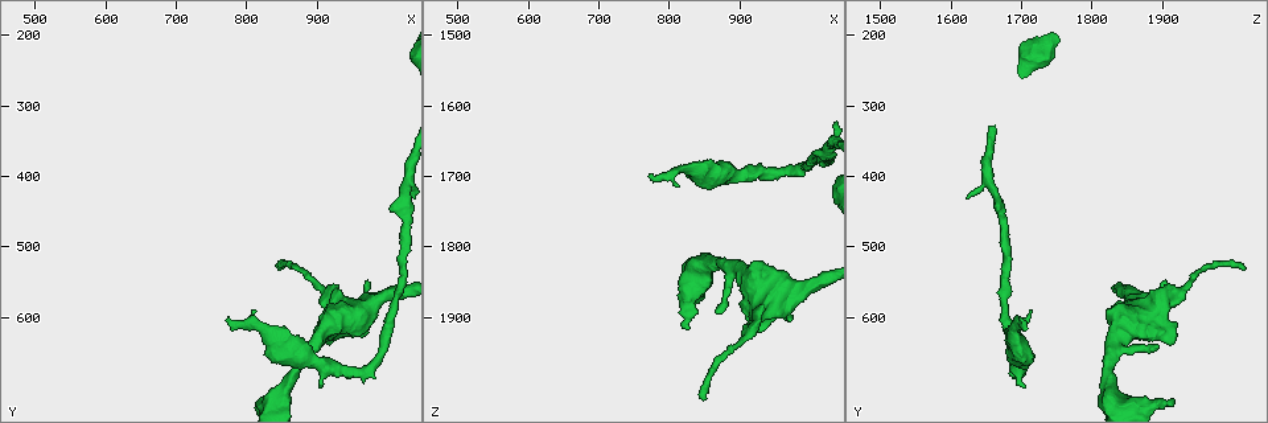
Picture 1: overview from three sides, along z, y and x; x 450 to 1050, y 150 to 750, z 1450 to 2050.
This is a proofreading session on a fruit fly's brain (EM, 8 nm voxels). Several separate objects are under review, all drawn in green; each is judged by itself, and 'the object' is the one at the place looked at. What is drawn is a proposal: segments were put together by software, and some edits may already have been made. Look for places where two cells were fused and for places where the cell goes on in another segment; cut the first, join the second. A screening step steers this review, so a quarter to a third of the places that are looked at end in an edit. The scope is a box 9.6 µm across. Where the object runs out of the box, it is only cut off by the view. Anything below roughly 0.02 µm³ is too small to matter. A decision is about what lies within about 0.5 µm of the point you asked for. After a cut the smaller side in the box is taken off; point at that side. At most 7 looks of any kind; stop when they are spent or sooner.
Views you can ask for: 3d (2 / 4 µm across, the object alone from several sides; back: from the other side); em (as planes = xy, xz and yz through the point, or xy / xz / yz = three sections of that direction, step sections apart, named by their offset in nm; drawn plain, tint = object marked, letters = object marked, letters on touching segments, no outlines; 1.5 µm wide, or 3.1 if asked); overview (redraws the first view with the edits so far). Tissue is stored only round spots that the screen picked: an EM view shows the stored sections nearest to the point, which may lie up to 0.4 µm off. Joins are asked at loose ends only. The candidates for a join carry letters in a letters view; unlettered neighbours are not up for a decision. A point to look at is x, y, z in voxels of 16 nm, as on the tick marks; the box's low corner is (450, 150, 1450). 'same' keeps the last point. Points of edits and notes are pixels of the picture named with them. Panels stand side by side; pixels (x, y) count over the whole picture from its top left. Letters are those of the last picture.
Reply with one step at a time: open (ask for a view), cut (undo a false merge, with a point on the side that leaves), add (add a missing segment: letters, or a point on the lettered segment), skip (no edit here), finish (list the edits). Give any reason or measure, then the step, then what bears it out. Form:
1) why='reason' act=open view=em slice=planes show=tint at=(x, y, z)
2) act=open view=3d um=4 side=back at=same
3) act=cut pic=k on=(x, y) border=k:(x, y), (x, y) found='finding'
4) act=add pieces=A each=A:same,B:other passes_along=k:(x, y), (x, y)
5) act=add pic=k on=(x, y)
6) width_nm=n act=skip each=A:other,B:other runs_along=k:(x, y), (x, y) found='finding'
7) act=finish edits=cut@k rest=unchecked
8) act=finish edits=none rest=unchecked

why='thin end' act=open view=em slice=xy step=8 show=letters at=(845, 530, 2015)

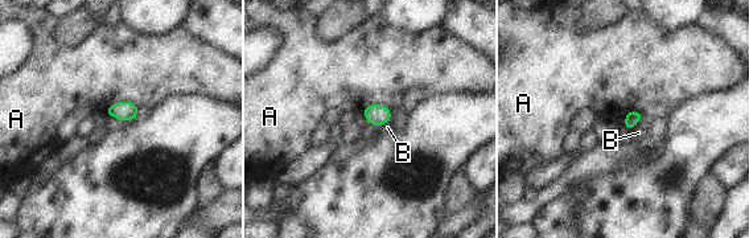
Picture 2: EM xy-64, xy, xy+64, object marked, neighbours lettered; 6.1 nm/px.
why='another direction' act=open view=em slice=planes show=letters at=same

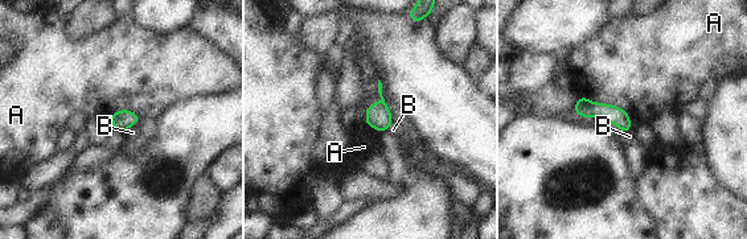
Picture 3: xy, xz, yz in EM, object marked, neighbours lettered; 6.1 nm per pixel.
act=skip each=A:other,B:other border=3:(582, 95), (628, 114) found='no lettered segment goes on from it'

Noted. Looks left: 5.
why='free end' act=open view=3d um=2 at=(770, 605, 1700)

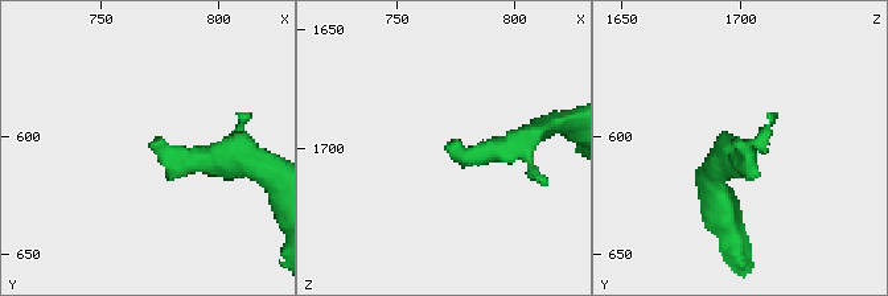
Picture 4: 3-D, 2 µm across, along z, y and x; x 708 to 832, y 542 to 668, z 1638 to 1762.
why='now the EM' act=open view=em slice=xz step=4 show=tint at=(771, 601, 1700)

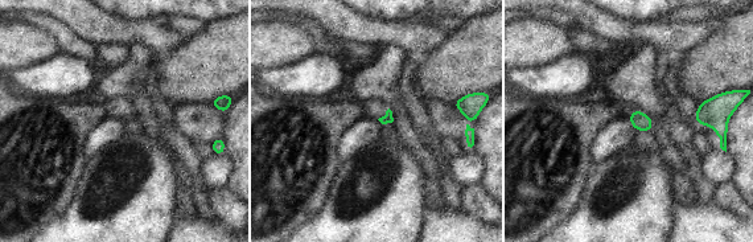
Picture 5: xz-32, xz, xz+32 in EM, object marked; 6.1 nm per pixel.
act=open view=em slice=xy step=4 show=letters at=same

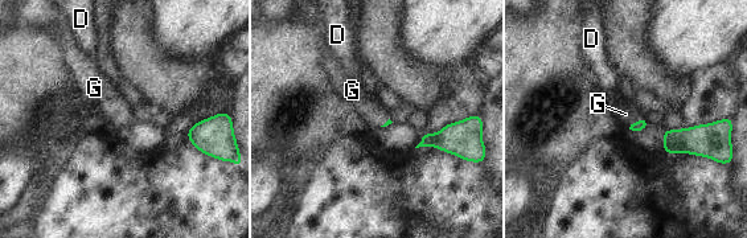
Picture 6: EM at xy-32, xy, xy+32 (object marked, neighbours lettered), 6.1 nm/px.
longest_contact=G:120nm act=add pieces=G each=D:other,G:same passes_along=6:(641, 123), (636, 122), (626, 114) found='it goes on there'

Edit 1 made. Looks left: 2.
why='branch stops here' act=open view=em slice=xy step=8 show=tint at=(870, 645, 1895)

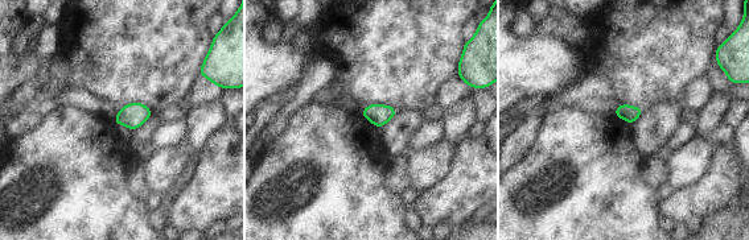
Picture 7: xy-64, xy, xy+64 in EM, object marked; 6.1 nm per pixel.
why='another direction' act=open view=em slice=planes show=letters at=same

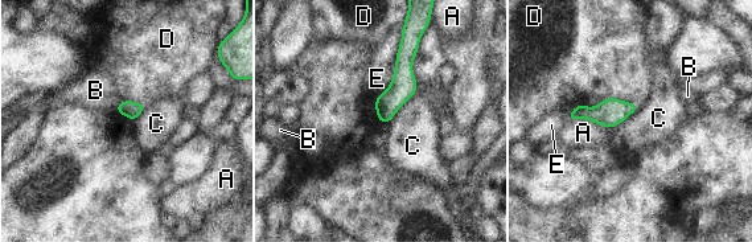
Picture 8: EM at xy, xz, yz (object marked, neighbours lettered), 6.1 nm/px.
act=skip each=A:other,B:other,C:other,D:other,E:other runs_along=8:(409, 50), (403, 86), (382, 119) found='none of them fits'

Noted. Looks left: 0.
act=finish edits=add@6 rest=unchecked

